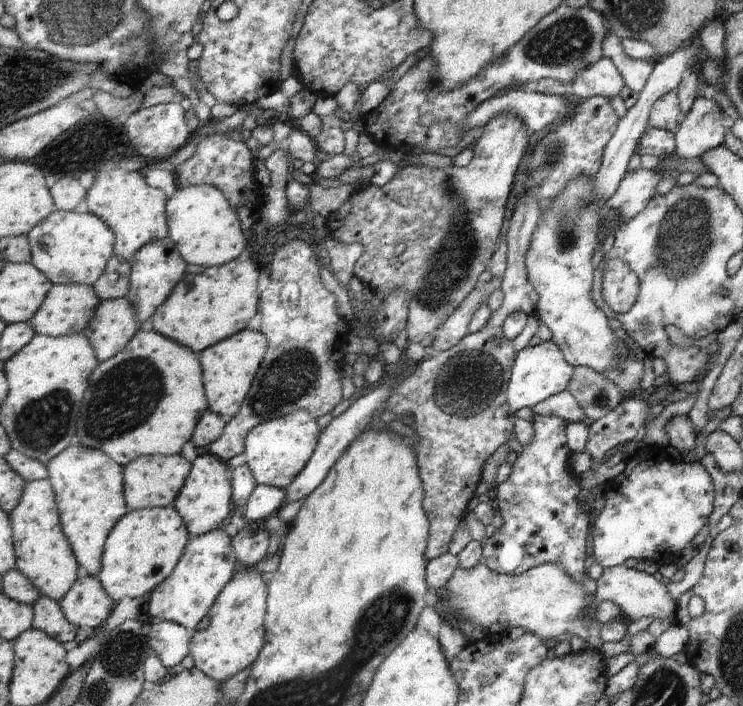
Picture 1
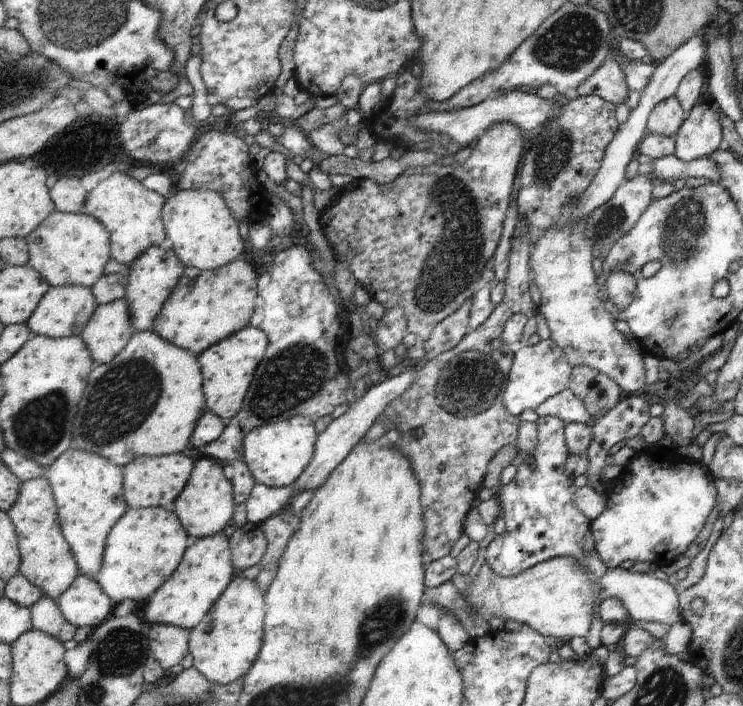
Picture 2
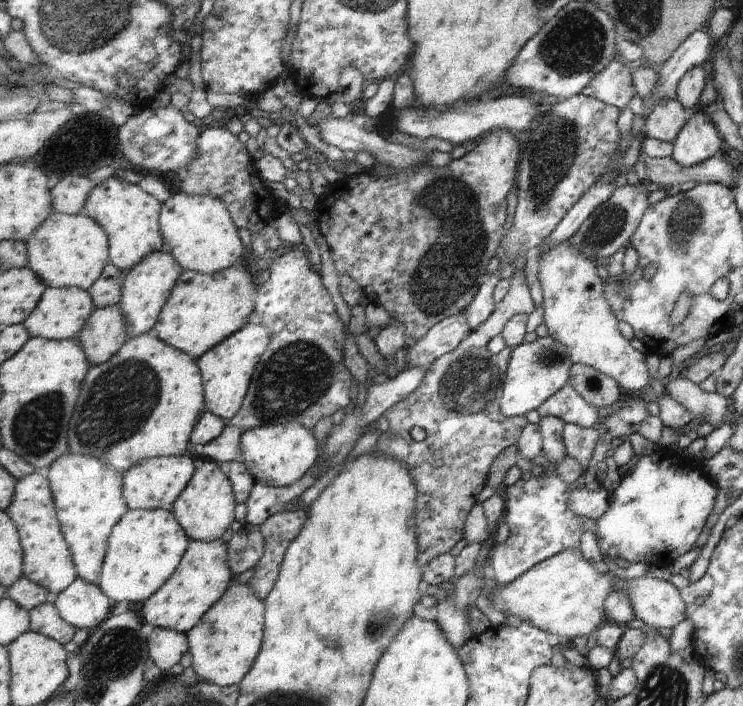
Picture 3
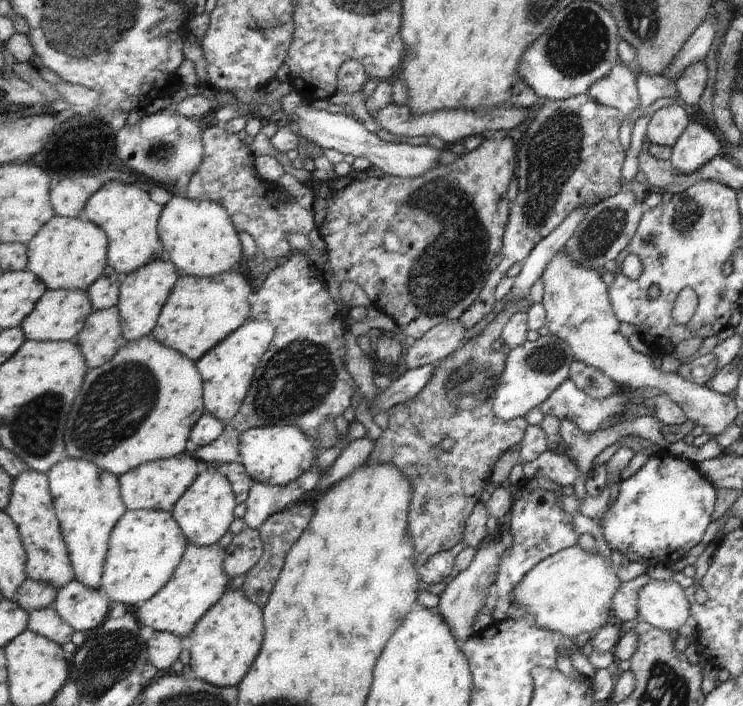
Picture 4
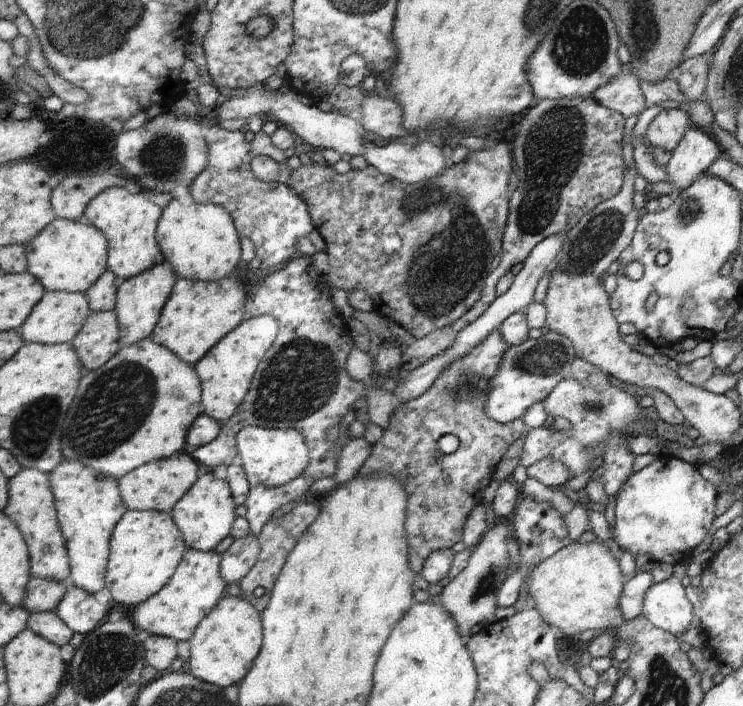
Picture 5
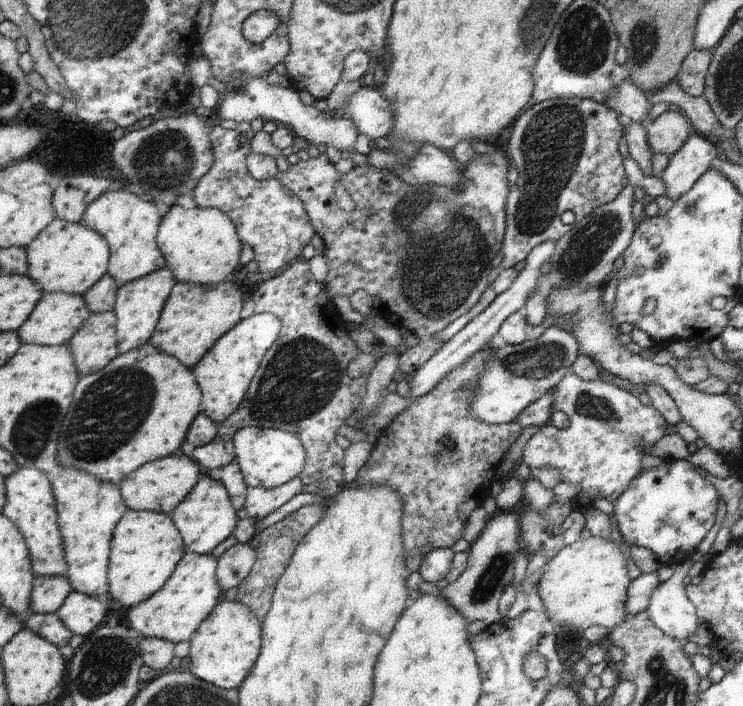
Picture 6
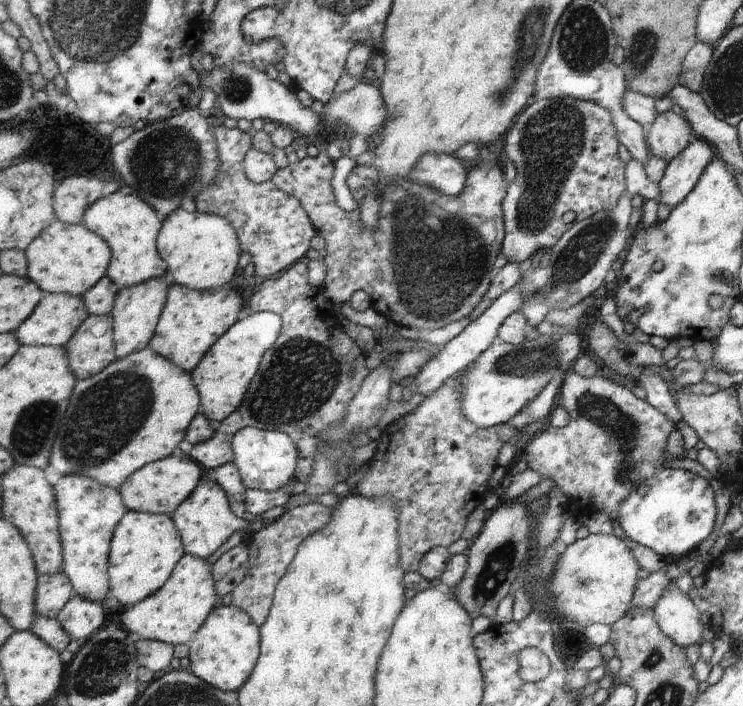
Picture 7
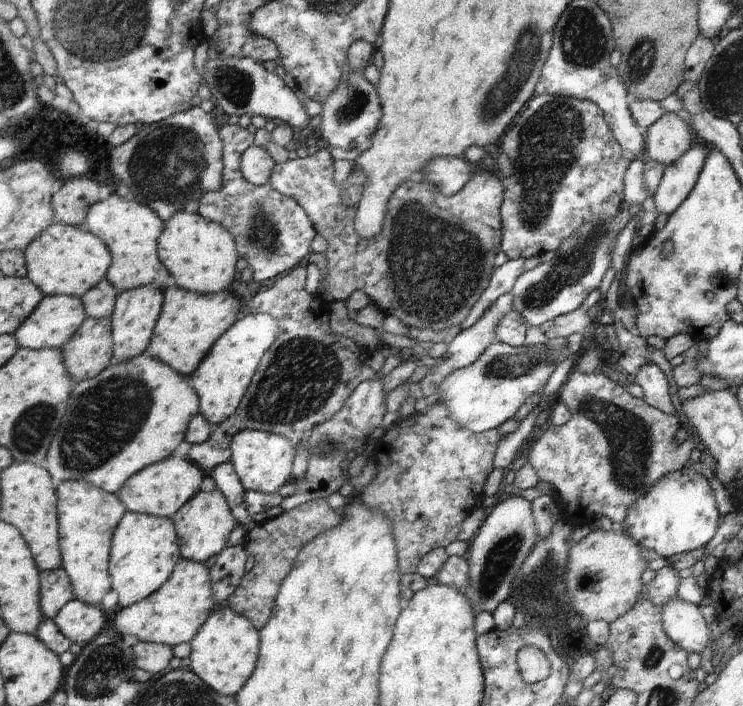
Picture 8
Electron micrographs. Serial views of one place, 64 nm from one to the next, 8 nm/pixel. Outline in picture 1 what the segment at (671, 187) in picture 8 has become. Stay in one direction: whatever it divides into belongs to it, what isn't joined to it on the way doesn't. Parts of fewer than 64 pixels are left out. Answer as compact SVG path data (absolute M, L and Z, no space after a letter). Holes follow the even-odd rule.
M696 97L687 114L681 117L678 130L672 134L673 156L690 161L720 146L724 142L725 122L722 111L712 99Z

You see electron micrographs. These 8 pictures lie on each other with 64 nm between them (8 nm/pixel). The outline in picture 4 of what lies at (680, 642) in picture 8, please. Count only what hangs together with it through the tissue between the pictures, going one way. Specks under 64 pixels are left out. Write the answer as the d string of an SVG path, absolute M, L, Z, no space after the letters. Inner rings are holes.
M650 579L637 591L637 619L659 630L675 632L689 617L683 589L672 580Z

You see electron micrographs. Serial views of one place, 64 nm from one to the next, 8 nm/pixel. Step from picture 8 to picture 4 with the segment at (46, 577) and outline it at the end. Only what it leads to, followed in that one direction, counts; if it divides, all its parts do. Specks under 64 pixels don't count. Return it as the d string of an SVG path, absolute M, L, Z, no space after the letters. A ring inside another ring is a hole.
M28 577L19 587L16 600L28 613L35 609L51 607L58 597L59 589L50 584Z

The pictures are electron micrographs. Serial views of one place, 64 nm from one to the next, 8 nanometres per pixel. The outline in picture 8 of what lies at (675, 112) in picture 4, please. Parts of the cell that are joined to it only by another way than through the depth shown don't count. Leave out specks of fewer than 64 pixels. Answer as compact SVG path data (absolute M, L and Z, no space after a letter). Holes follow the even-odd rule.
M671 112L663 113L643 131L645 158L664 167L674 163L696 140L689 126Z

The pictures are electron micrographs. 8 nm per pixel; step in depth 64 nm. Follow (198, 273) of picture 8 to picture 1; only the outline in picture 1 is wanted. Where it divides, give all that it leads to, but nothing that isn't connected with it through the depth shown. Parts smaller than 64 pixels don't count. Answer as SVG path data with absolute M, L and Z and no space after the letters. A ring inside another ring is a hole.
M215 186L180 187L166 204L166 216L169 238L188 265L219 267L235 261L247 248L247 238L241 230L236 210Z

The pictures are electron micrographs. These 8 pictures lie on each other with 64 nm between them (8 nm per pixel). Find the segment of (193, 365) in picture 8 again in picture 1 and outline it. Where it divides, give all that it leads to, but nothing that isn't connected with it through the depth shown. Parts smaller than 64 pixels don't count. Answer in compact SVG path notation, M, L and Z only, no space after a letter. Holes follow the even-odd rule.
M239 258L239 260L228 264L211 268L189 265L186 276L183 276L183 280L174 289L170 299L153 316L150 329L154 329L162 336L175 340L175 342L179 342L183 346L187 346L197 354L201 354L207 348L216 346L219 342L232 338L246 330L249 320L255 318L257 313L260 312L261 295L259 294L259 286L257 286L259 276L261 276L261 270L251 258L249 260Z

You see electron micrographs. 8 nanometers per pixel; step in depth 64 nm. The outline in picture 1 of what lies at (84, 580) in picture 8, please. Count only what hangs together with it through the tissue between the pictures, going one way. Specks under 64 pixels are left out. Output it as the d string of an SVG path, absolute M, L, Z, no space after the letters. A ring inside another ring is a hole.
M76 441L65 452L55 456L46 468L58 501L63 532L82 572L97 577L102 572L106 541L119 520L132 512L126 502L124 467L105 452L85 448Z

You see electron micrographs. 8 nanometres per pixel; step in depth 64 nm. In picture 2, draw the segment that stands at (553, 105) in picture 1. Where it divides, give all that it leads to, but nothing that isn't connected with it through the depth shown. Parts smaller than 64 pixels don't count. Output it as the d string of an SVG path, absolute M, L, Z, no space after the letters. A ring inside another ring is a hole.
M513 90L491 96L482 103L461 111L423 113L414 117L412 123L426 131L447 133L455 142L466 147L472 146L489 127L503 121L511 121L523 130L535 130L539 124L545 124L553 116L551 110L553 110L553 101L551 99L540 98L536 93L530 94L521 90Z

